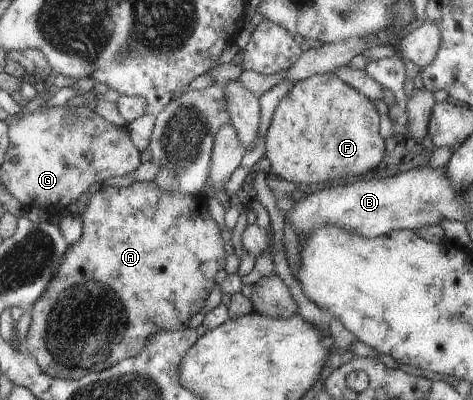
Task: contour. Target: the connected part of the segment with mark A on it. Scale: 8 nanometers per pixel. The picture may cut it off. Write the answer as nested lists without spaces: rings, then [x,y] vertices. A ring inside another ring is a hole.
[[[134,181],[127,187],[102,186],[90,195],[86,209],[82,211],[83,232],[82,237],[70,244],[64,252],[62,261],[52,279],[46,284],[42,295],[30,307],[31,321],[28,328],[26,342],[23,350],[34,356],[37,364],[44,373],[55,378],[77,380],[88,372],[101,372],[112,367],[120,360],[137,356],[147,344],[147,341],[159,331],[175,332],[187,327],[190,318],[198,313],[216,285],[216,278],[223,274],[226,263],[226,243],[220,234],[221,230],[208,211],[208,197],[202,194],[195,196],[184,195],[180,192],[171,192],[159,188],[154,182]]]

